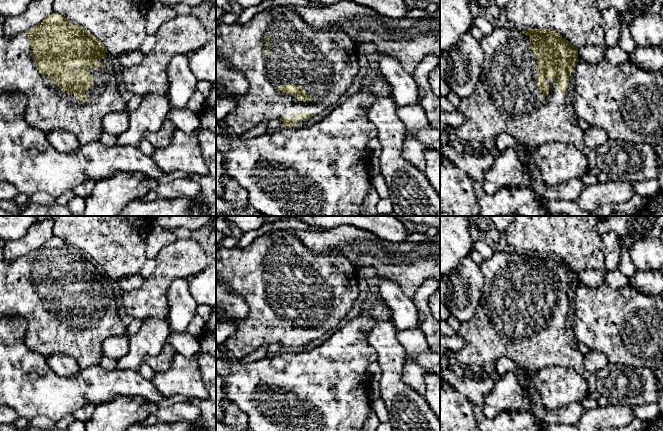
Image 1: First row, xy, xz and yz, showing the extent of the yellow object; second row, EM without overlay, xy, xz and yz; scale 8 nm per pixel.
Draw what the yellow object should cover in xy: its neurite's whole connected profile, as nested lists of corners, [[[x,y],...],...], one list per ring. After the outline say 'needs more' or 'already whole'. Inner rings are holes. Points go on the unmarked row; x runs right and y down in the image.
[[[53,236],[47,242],[45,242],[38,249],[31,251],[28,255],[14,260],[10,264],[4,263],[3,253],[4,242],[0,240],[0,317],[1,316],[21,316],[26,321],[26,334],[25,344],[33,351],[40,353],[41,355],[50,357],[57,354],[66,354],[73,357],[80,369],[85,369],[91,366],[99,365],[102,358],[103,350],[102,345],[104,341],[111,336],[125,336],[126,325],[119,316],[120,308],[120,289],[117,280],[111,278],[103,267],[91,258],[88,254],[68,244],[63,239]]] | needs more

